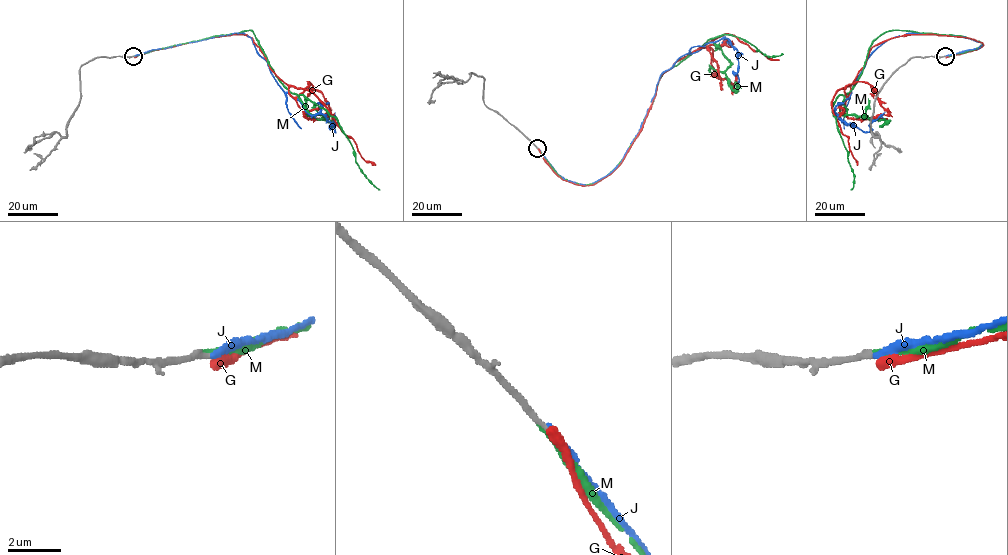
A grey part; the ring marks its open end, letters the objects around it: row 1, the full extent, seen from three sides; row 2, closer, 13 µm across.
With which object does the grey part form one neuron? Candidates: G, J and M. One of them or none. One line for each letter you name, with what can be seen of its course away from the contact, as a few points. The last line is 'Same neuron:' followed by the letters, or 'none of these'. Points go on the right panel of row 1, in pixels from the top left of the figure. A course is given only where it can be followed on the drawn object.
M: via (945, 56), (982, 43), (899, 30), (883, 32), (870, 46), (857, 82), (832, 106), (853, 173), (851, 189)
Same neuron: M

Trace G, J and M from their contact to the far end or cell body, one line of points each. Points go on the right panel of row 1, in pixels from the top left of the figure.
G: (945, 56), (983, 45), (964, 37), (904, 34), (871, 49), (863, 67), (831, 103), (857, 165)
J: (945, 56), (982, 44), (956, 35), (906, 33), (873, 51), (835, 115), (869, 132), (869, 124), (885, 112)
M: (945, 56), (982, 43), (899, 30), (883, 32), (870, 46), (857, 82), (832, 106), (853, 173), (851, 189)

